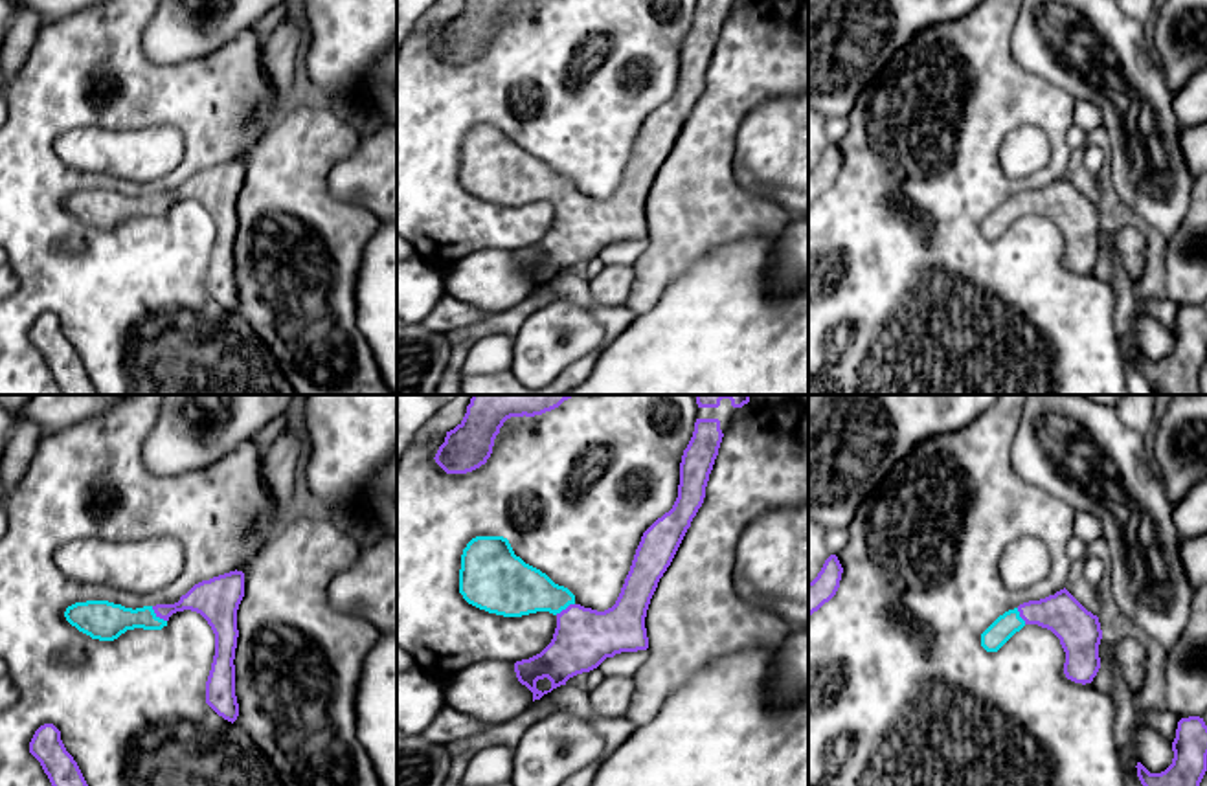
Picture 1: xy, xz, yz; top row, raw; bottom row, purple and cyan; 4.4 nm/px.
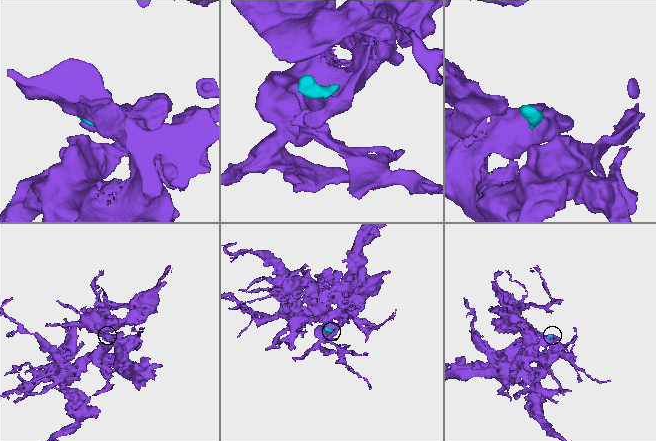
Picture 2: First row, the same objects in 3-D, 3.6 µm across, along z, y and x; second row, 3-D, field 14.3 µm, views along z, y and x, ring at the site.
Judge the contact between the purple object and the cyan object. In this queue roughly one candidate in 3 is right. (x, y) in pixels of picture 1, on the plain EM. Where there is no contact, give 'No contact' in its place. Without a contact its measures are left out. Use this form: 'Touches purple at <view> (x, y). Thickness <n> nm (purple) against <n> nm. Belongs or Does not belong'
Touches purple at xy (158, 204). Thickness 170 nm (purple) against 170 nm. Belongs

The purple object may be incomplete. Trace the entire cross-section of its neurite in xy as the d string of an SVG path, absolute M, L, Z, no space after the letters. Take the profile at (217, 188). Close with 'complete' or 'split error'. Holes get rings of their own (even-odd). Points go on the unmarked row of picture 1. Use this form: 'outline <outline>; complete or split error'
outline M230 160L195 173L175 193L125 196L108 189L75 191L66 196L66 209L79 220L99 230L114 230L127 219L162 219L173 202L191 198L200 202L215 222L215 244L206 270L206 292L224 309L235 310L237 198L244 185L244 162Z; split error

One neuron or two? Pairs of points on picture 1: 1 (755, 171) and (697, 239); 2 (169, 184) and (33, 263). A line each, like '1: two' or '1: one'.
1: two
2: one

